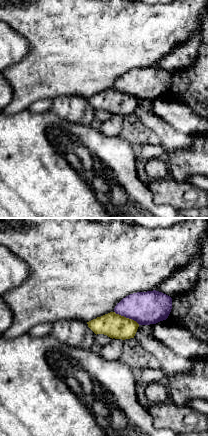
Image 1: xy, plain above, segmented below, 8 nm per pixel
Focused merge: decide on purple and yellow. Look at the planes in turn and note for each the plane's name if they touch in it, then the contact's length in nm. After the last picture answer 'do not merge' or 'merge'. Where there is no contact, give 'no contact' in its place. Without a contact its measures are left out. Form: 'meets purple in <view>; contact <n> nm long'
meets purple in xy; contact 220 nm long

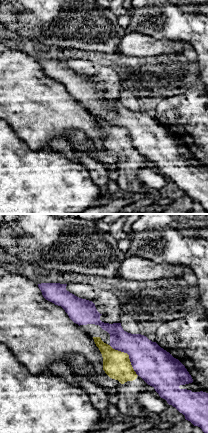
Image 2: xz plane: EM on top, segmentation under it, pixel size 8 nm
meets purple in xz; contact 340 nm long

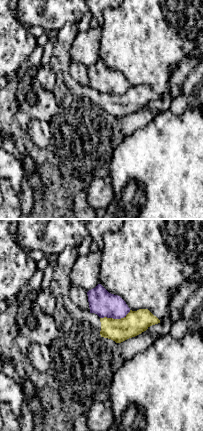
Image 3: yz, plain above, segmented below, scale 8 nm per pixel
meets purple in yz; contact 260 nm long

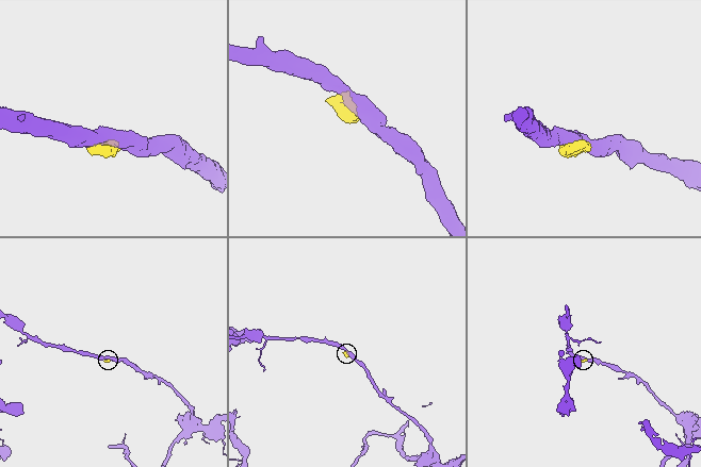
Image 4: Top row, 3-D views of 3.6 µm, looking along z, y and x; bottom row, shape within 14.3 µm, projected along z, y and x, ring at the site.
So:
do not merge

